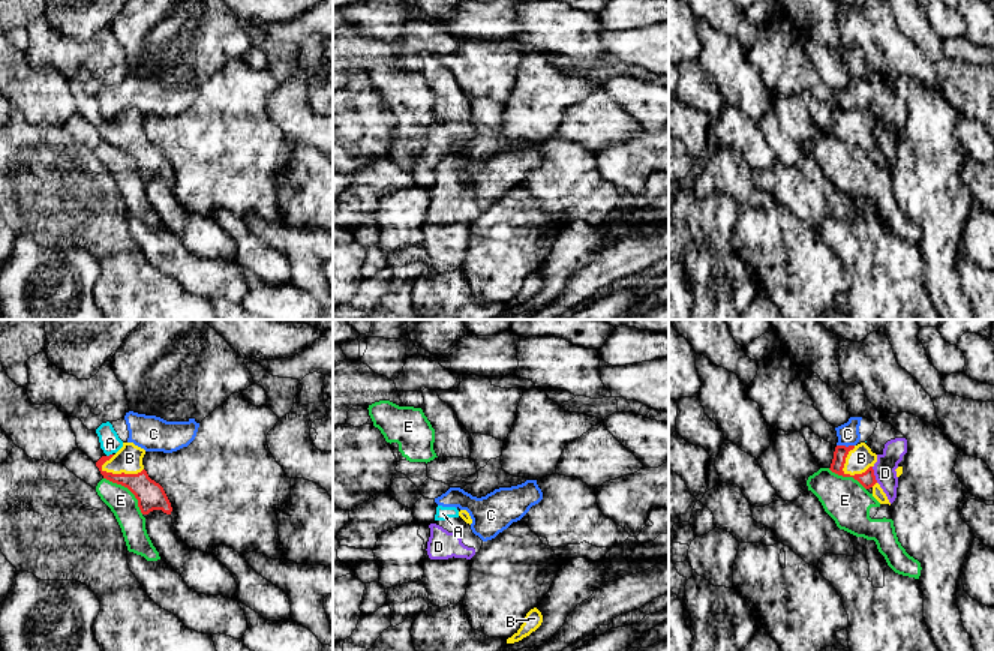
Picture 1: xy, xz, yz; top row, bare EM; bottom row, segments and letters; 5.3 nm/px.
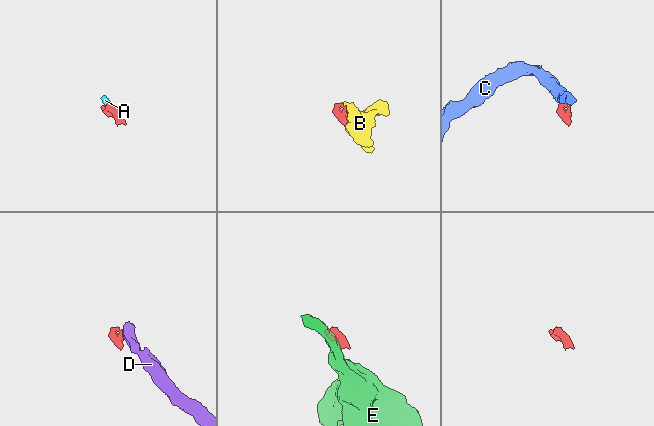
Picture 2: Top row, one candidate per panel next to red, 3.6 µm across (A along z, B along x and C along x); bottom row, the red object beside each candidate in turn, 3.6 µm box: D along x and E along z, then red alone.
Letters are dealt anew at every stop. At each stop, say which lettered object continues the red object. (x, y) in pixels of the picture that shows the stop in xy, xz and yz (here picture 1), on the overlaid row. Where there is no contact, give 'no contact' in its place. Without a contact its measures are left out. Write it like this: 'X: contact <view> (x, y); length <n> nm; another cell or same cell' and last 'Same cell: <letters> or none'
A: contact xy (110, 455); length 40 nm; another cell
B: contact xy (122, 473); length 240 nm; same cell
C: contact yz (844, 446); length 100 nm; another cell
D: contact yz (873, 474); length 90 nm; another cell
E: contact xy (128, 488); length 300 nm; another cell
Same cell: B

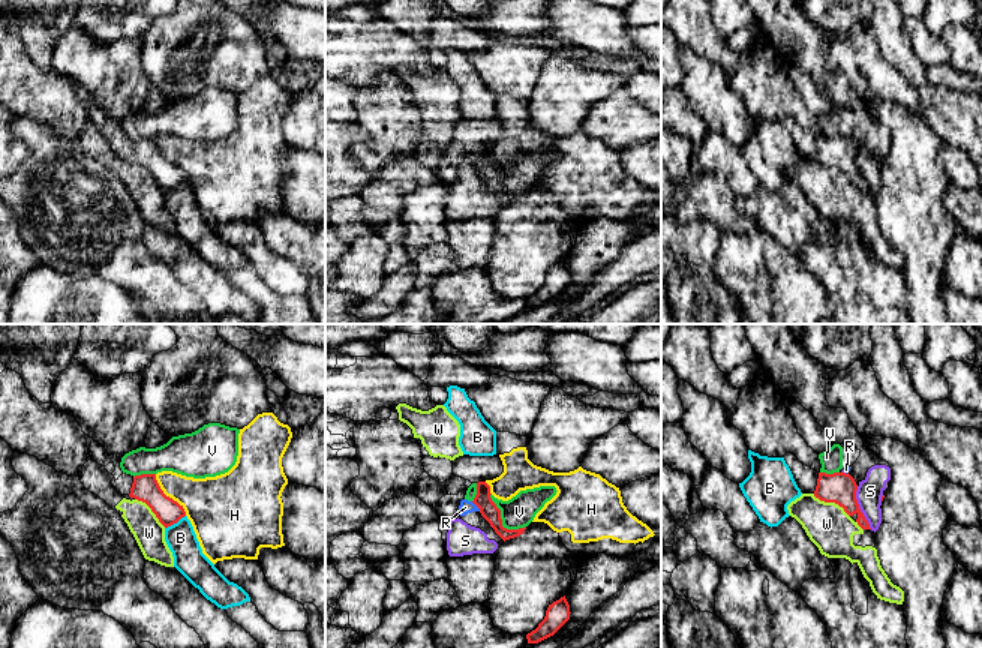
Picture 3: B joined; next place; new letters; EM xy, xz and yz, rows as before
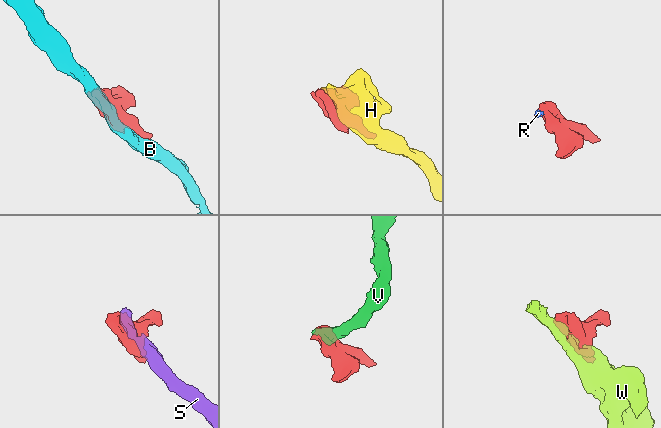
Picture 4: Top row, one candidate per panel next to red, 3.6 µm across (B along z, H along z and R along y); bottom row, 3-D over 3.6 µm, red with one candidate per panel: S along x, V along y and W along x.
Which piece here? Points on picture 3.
B: contact xy (174, 522); length 130 nm; another cell
H: contact xy (168, 497); length 280 nm; another cell
R: contact xz (476, 504); length 80 nm; another cell
S: contact yz (858, 507); length 240 nm; another cell
V: contact xz (501, 521); length 260 nm; another cell
W: contact yz (832, 501); length 240 nm; another cell
Same cell: none

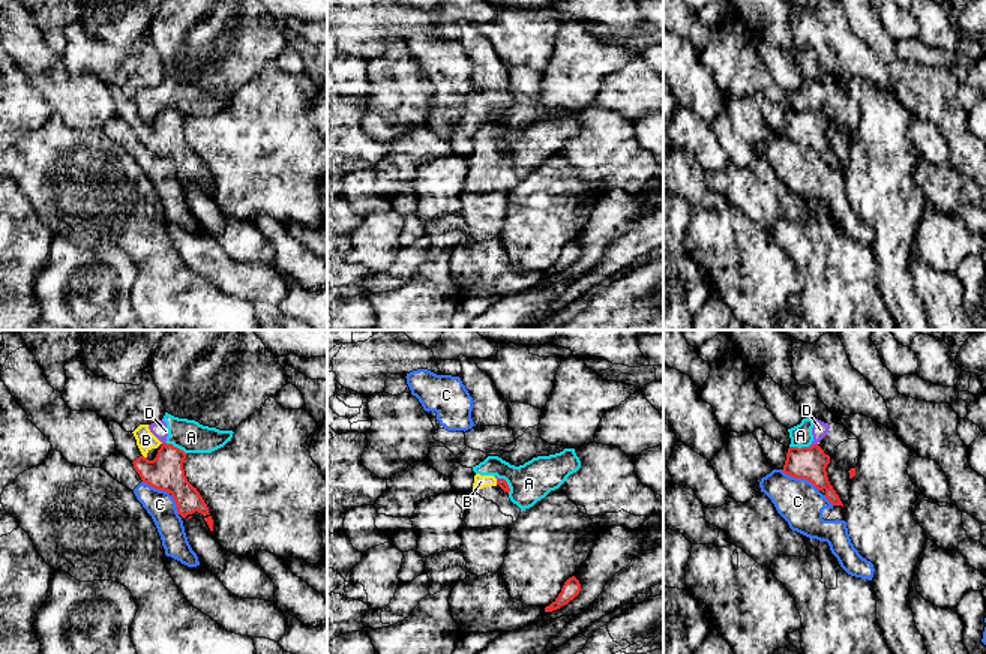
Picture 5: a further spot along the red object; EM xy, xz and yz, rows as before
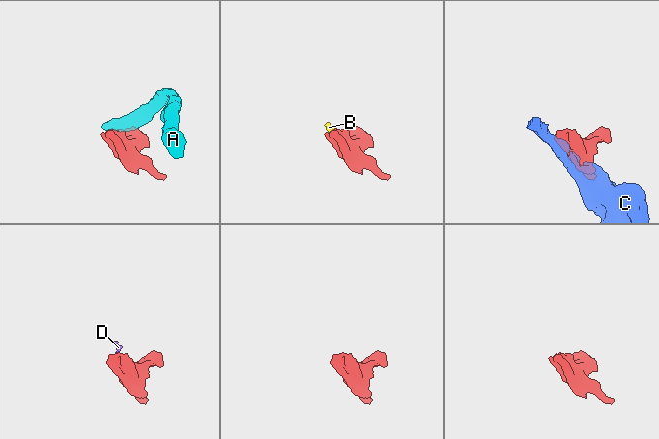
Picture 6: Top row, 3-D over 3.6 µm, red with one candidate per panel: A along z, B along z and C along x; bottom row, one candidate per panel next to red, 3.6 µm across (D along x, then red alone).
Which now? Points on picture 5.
A: contact xy (176, 447); length 140 nm; another cell
B: contact xy (143, 456); length 30 nm; another cell
C: contact xy (165, 491); length 260 nm; another cell
D: contact yz (814, 444); length 50 nm; another cell
Same cell: none

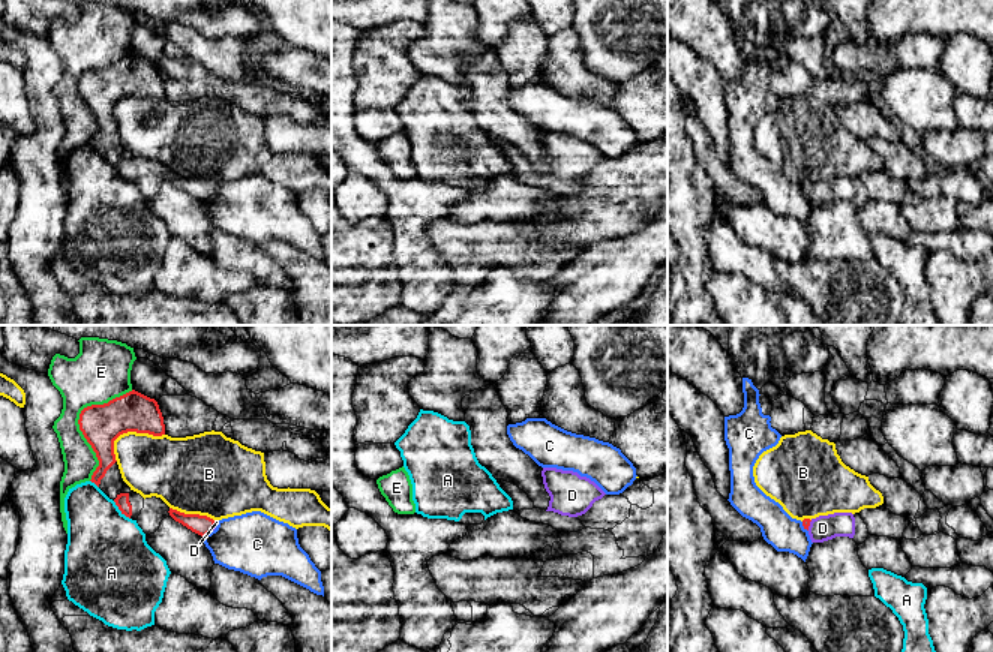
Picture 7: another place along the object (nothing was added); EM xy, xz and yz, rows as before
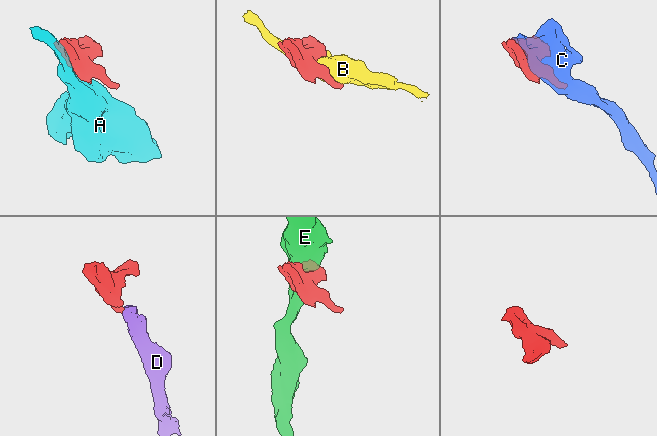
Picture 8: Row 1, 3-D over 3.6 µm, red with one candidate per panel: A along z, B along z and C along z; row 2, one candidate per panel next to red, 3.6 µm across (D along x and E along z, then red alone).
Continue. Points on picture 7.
A: contact xy (120, 510); length 140 nm; another cell
B: contact xy (129, 430); length 300 nm; another cell
C: contact xy (207, 532); length 70 nm; another cell
D: contact yz (809, 525); length 60 nm; same cell
E: contact xy (78, 420); length 550 nm; another cell
Same cell: D

